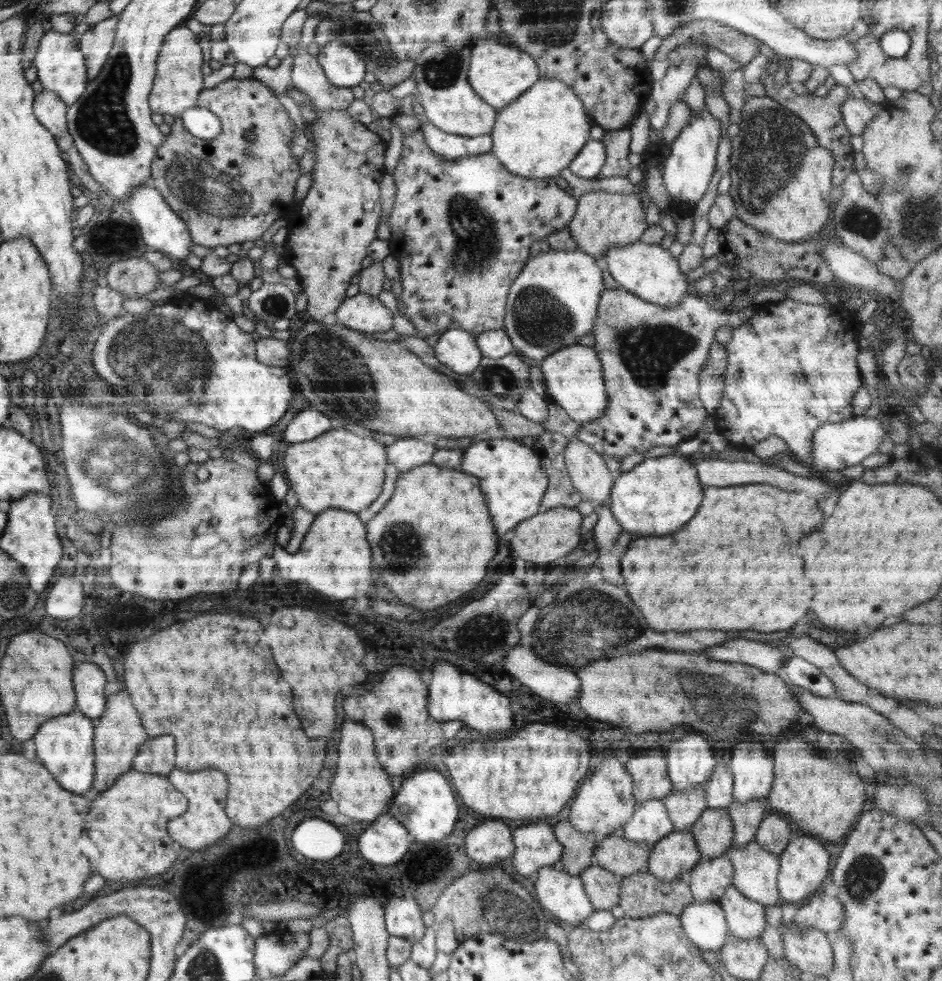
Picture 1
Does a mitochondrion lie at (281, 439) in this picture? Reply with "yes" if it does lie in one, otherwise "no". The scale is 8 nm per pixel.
no

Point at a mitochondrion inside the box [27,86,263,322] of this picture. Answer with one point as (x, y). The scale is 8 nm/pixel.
(189, 181)

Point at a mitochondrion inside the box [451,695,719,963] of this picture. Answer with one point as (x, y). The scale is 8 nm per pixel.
(497, 905)

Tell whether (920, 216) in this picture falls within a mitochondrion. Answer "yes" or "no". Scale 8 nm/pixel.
yes

